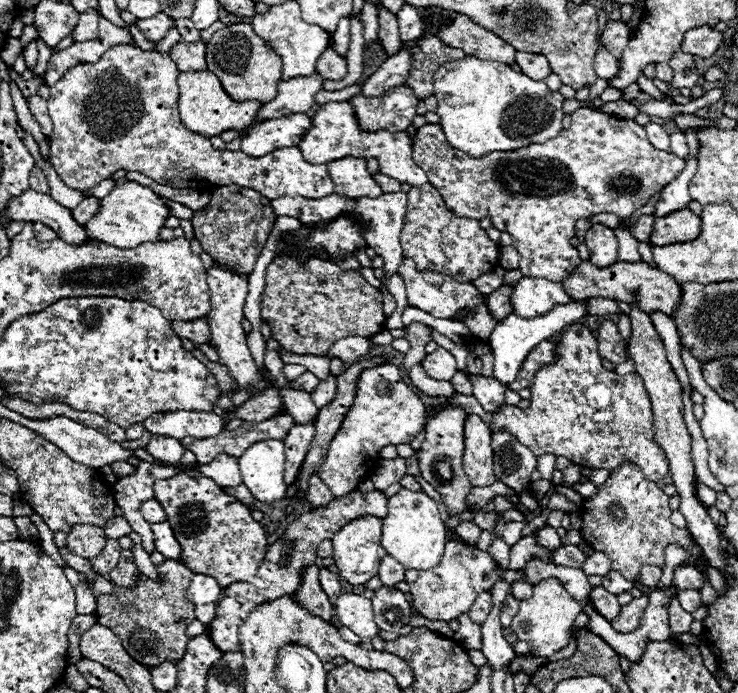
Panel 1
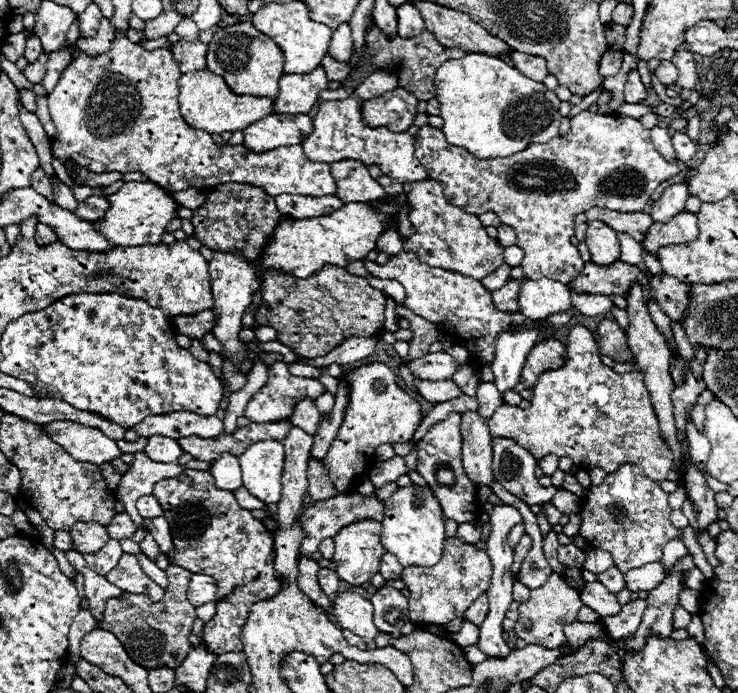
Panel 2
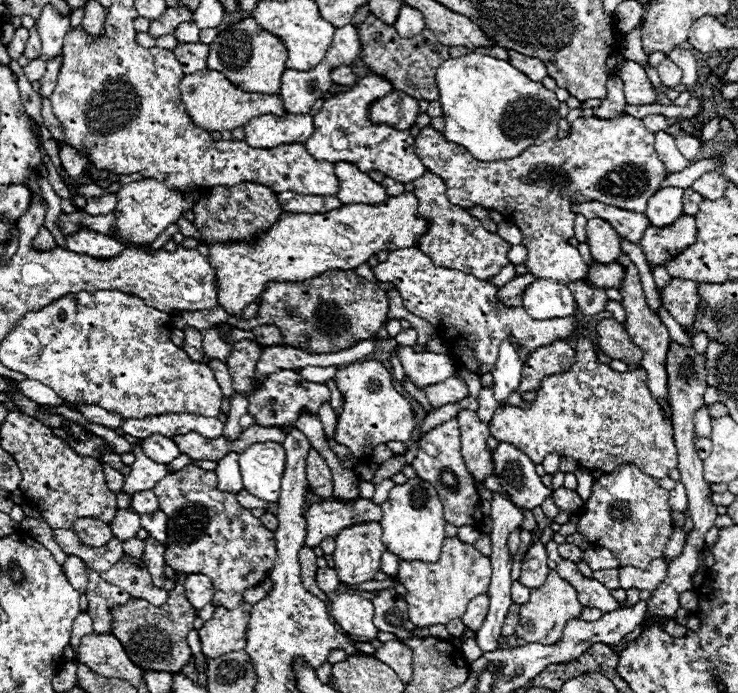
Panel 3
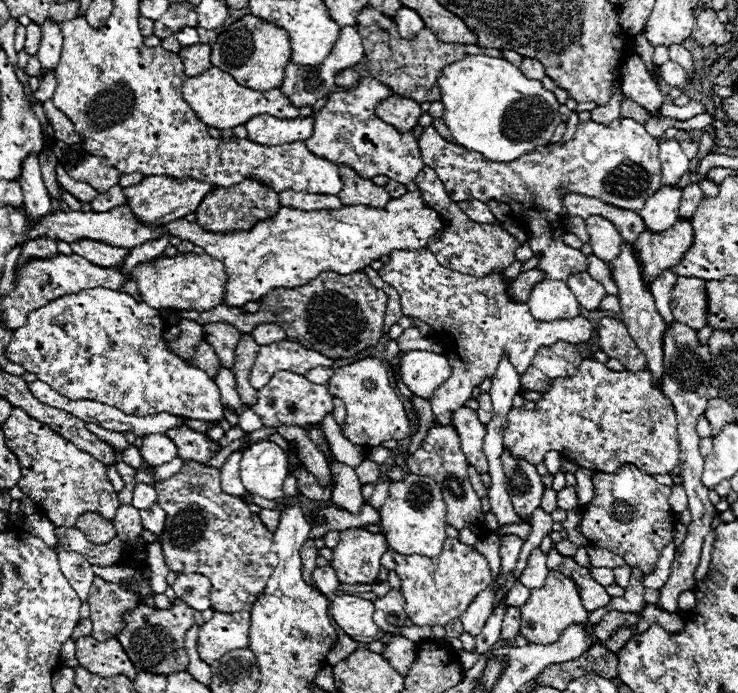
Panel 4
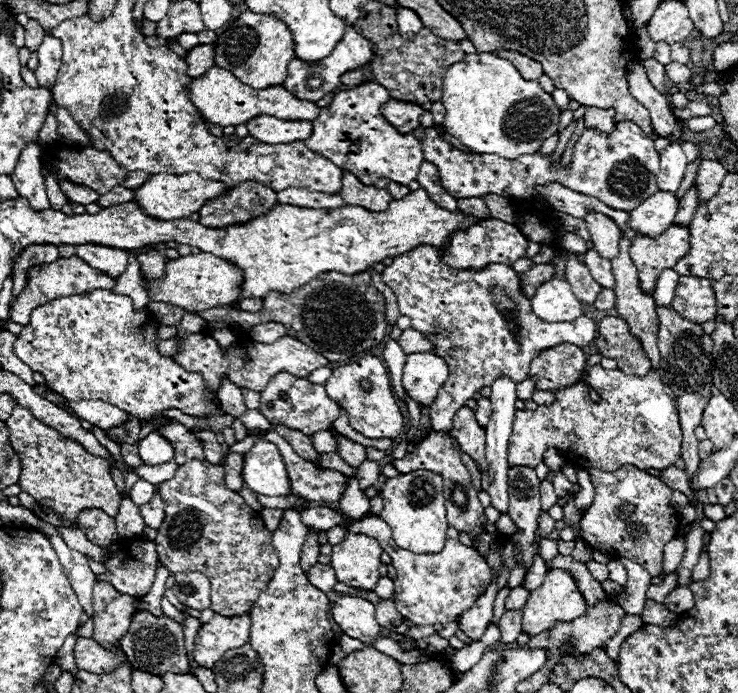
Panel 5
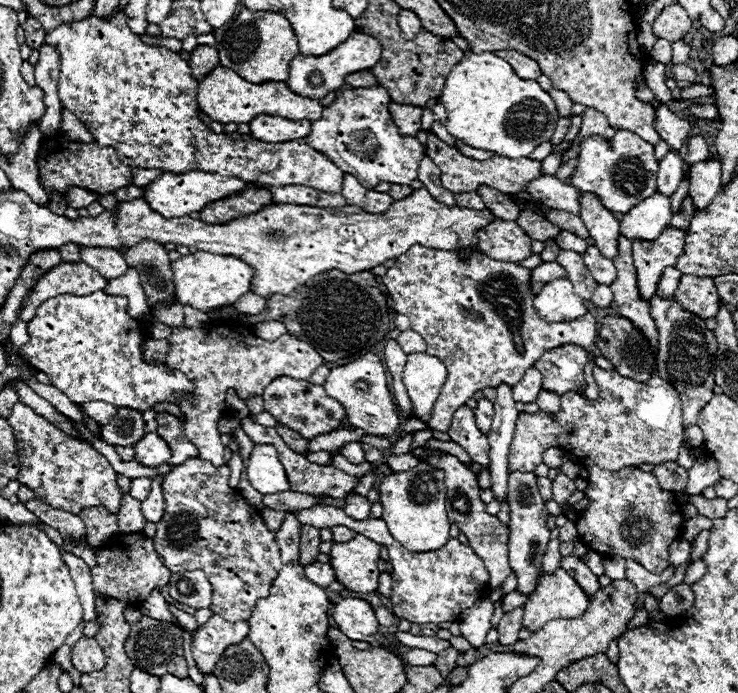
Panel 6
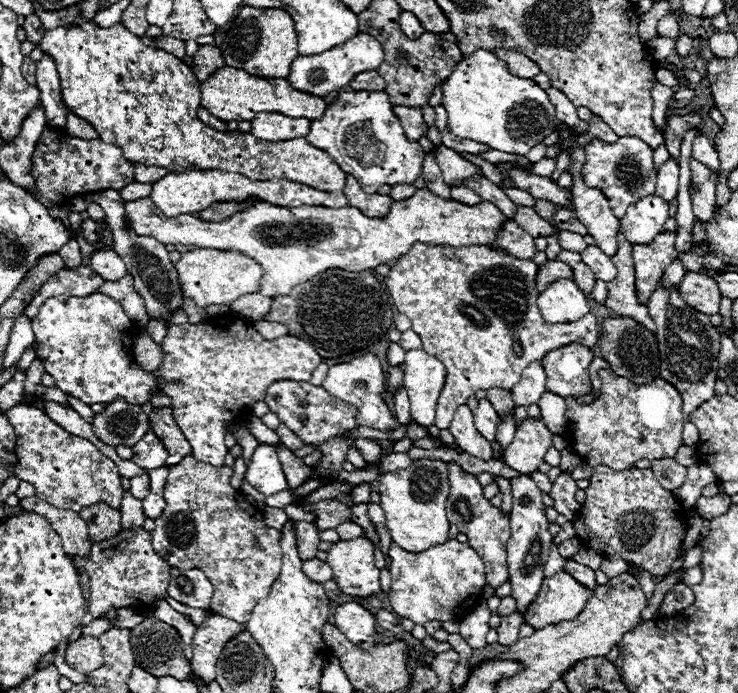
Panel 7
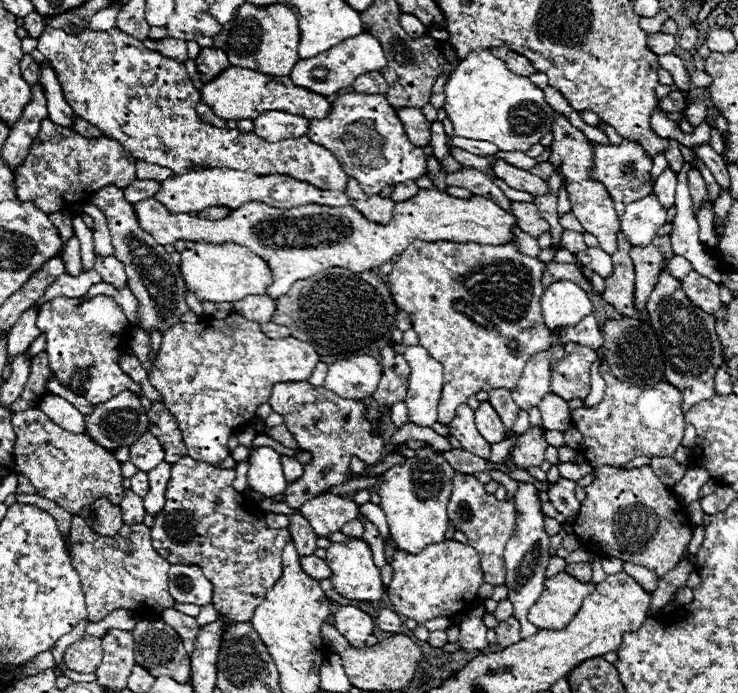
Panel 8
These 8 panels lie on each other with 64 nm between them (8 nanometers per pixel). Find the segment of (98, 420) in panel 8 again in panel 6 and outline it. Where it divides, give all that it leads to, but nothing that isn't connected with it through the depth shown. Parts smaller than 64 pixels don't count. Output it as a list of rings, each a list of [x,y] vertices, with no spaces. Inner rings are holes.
[[[118,408],[116,418],[102,426],[102,440],[112,446],[134,446],[144,436],[144,418],[136,410]]]

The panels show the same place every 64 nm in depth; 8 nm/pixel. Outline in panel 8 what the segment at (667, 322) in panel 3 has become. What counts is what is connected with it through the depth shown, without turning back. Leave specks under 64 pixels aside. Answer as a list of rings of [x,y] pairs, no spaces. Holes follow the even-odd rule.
[[[674,256],[670,262],[668,262],[668,272],[674,276],[674,278],[684,278],[690,270],[692,270],[692,264],[684,258],[684,256]]]

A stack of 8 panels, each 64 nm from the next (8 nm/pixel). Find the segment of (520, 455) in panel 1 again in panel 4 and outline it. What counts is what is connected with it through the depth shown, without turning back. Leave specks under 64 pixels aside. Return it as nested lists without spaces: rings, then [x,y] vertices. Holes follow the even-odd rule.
[[[504,448],[502,452],[502,462],[504,462],[504,474],[506,474],[506,490],[512,498],[512,506],[522,516],[522,520],[526,520],[540,506],[542,494],[546,488],[534,464],[514,458],[508,452],[508,448]]]

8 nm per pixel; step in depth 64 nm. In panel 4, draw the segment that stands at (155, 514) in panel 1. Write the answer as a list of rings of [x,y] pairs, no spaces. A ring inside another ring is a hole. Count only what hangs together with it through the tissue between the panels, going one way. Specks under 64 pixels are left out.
[[[138,484],[134,488],[132,506],[136,506],[138,510],[150,510],[152,504],[156,504],[156,488],[148,484]]]

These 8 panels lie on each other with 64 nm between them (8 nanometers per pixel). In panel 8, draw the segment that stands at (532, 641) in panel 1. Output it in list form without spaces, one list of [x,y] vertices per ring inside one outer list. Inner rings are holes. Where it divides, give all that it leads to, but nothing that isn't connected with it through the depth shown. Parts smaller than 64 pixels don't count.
[[[560,572],[554,578],[546,578],[540,598],[528,612],[528,620],[542,630],[560,630],[578,614],[582,600],[592,594],[592,590],[592,582],[580,582],[566,572]]]

